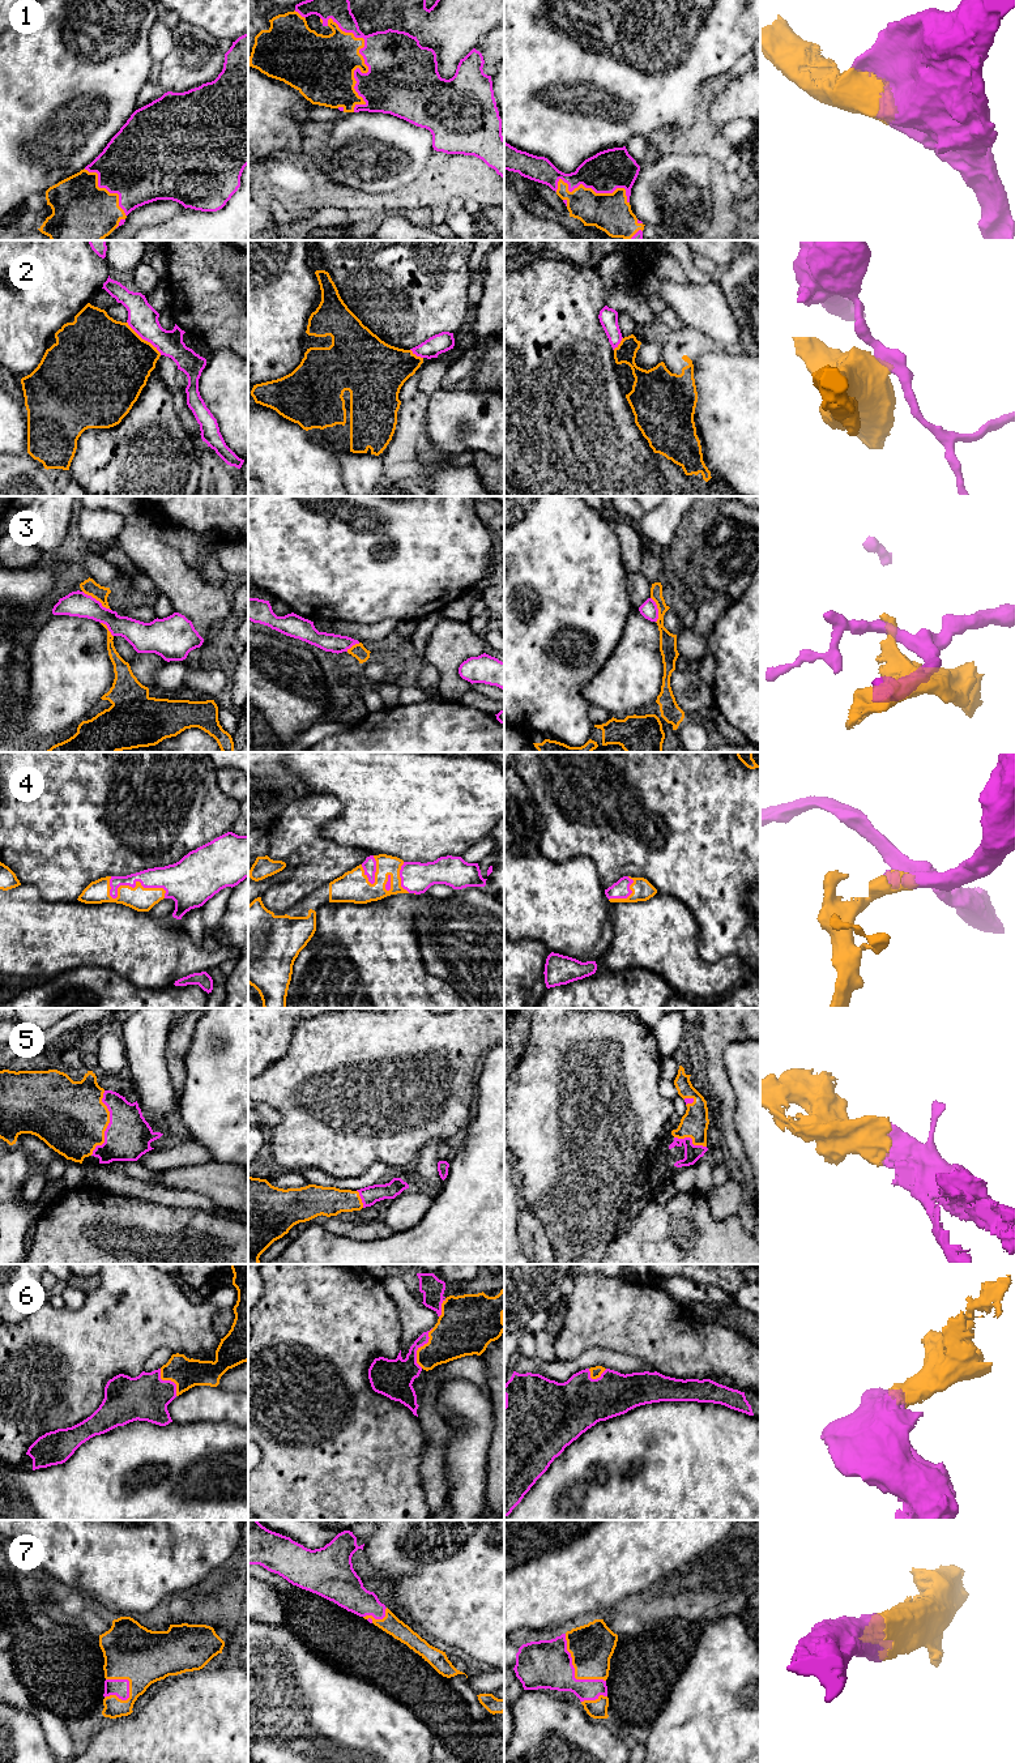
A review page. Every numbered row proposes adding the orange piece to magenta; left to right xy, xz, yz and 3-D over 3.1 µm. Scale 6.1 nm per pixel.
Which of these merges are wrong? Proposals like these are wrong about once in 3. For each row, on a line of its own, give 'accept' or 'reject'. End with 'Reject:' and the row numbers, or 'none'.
1: accept
2: reject
3: reject
4: accept
5: accept
6: accept
7: accept
Reject: 2, 3

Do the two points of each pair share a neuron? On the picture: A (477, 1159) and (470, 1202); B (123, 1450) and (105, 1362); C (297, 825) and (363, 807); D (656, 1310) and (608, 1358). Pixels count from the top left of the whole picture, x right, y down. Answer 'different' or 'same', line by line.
A: same
B: different
C: different
D: different

